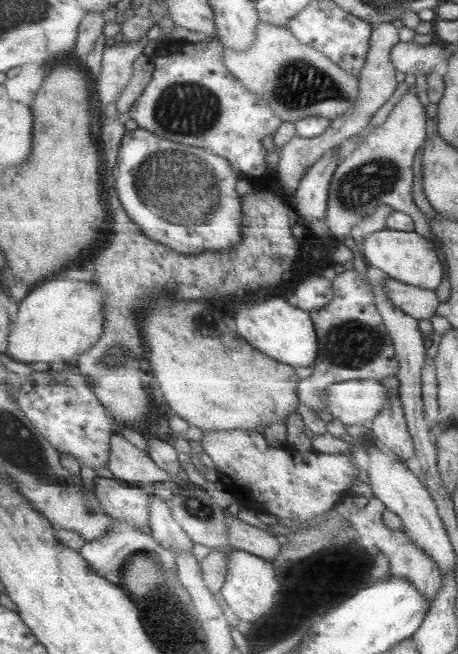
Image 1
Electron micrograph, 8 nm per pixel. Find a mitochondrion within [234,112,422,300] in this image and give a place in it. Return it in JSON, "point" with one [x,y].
{"point":[366,183]}

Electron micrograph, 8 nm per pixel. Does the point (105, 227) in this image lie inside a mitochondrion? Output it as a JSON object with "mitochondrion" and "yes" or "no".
{"mitochondrion":"no"}

